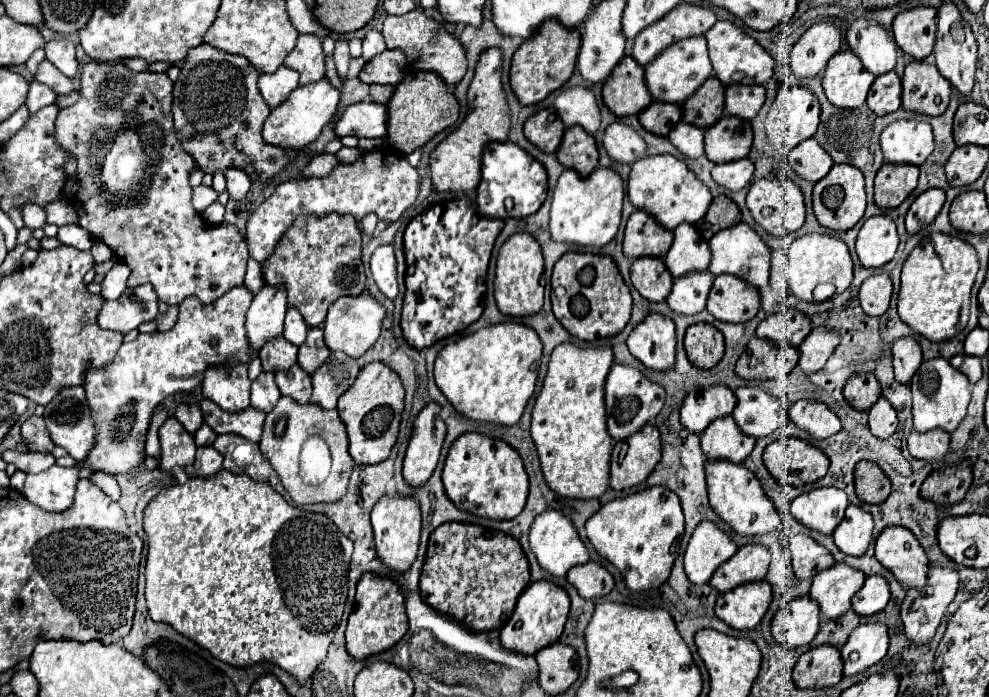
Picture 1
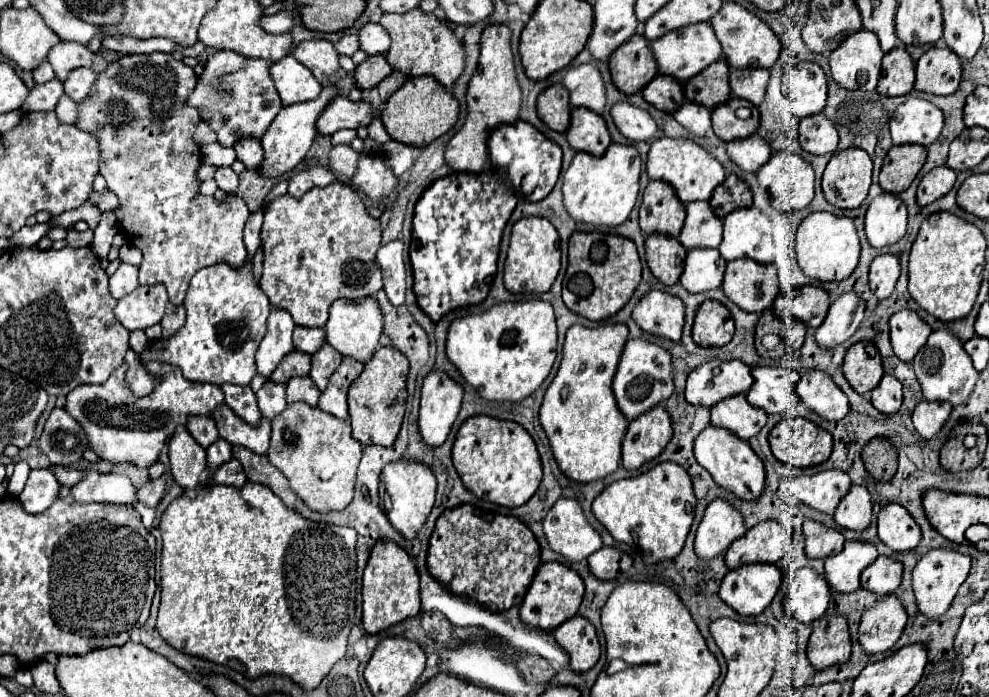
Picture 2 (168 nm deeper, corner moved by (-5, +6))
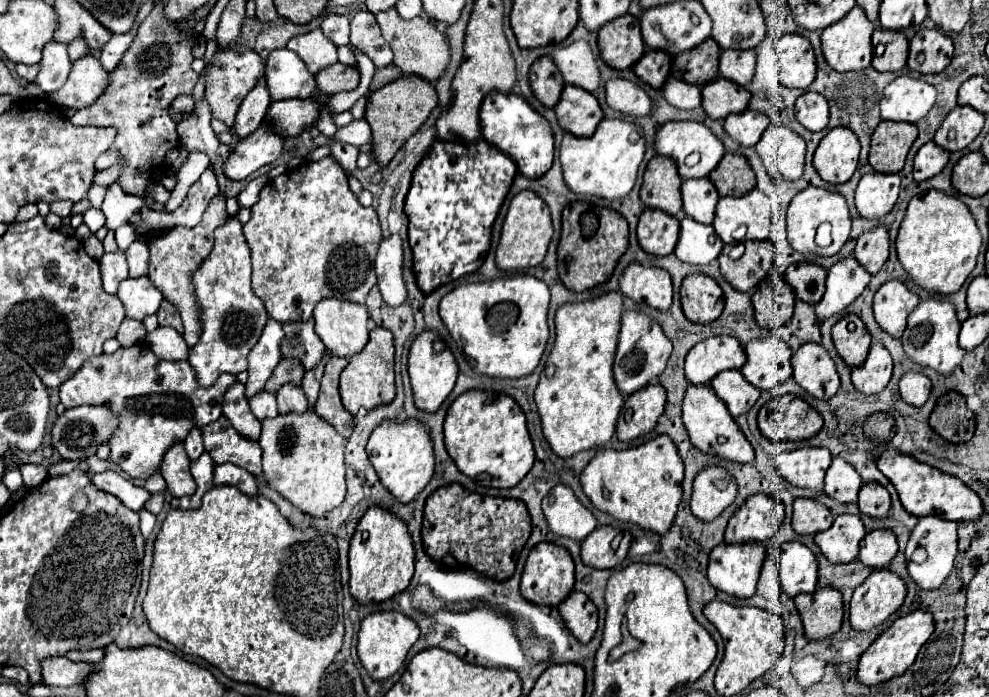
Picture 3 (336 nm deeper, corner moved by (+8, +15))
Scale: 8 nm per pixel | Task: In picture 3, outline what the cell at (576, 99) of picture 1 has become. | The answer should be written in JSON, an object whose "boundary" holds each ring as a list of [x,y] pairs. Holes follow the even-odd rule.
{"boundary":[[[574,41],[560,47],[552,55],[566,85],[576,85],[588,93],[594,93],[600,83],[600,73],[594,55],[586,41]]]}

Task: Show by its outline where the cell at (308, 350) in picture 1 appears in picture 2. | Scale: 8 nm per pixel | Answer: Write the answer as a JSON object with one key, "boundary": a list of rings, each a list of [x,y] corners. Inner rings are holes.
{"boundary":[[[327,342],[323,344],[323,348],[321,348],[317,354],[313,354],[311,380],[315,382],[315,386],[317,386],[321,392],[325,390],[325,386],[327,386],[327,382],[329,382],[333,370],[337,370],[337,366],[341,364],[341,358],[343,358],[343,356],[341,356],[335,348],[331,348]]]}

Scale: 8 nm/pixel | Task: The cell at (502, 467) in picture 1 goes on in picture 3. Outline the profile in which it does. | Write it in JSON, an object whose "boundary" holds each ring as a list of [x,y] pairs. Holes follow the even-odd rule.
{"boundary":[[[468,391],[450,405],[444,421],[444,445],[460,473],[484,479],[484,487],[514,487],[534,463],[534,447],[522,409],[510,397],[492,391]]]}

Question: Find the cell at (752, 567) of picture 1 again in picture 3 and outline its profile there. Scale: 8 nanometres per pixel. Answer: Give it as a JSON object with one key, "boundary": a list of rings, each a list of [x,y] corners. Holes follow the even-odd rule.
{"boundary":[[[752,495],[728,521],[724,543],[768,543],[784,521],[784,505],[772,495]]]}

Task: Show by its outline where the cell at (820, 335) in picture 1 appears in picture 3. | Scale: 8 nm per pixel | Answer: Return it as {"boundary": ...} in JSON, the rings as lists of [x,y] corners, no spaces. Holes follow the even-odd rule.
{"boundary":[[[854,257],[838,261],[828,271],[826,293],[822,301],[816,305],[816,319],[824,321],[844,311],[850,303],[854,303],[860,297],[868,281],[870,281],[868,273],[864,273],[864,269]]]}

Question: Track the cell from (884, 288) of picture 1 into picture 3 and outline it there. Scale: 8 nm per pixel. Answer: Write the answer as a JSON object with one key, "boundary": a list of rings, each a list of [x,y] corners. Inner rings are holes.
{"boundary":[[[876,227],[862,233],[862,237],[856,241],[854,257],[870,275],[876,275],[888,259],[888,229]]]}

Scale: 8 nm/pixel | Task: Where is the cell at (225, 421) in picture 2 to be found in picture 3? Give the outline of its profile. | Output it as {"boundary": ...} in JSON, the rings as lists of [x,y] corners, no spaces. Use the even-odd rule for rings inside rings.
{"boundary":[[[224,415],[202,427],[204,447],[214,463],[234,463],[252,475],[262,475],[262,449],[258,441],[242,437]]]}

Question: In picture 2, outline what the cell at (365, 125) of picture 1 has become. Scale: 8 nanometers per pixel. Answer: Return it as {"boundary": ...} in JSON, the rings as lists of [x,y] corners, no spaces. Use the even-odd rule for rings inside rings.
{"boundary":[[[335,96],[331,100],[331,104],[327,104],[327,108],[317,118],[317,132],[327,136],[341,128],[357,130],[359,126],[369,126],[369,122],[373,120],[375,114],[377,114],[377,110],[365,100],[351,102],[349,98]]]}

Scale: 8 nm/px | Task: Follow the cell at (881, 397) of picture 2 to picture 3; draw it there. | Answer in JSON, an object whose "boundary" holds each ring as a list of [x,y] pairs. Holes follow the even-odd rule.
{"boundary":[[[872,343],[864,365],[852,369],[852,383],[864,395],[884,391],[890,377],[892,377],[892,357],[880,343]]]}

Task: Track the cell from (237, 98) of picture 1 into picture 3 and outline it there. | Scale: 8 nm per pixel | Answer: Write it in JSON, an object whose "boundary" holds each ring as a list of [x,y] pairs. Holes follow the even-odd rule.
{"boundary":[[[240,43],[218,49],[214,53],[212,63],[206,69],[206,75],[204,75],[204,81],[206,81],[204,83],[204,97],[210,105],[212,117],[224,121],[230,127],[242,99],[258,85],[260,79],[264,79],[264,61],[260,59],[260,55],[254,49],[240,45]]]}

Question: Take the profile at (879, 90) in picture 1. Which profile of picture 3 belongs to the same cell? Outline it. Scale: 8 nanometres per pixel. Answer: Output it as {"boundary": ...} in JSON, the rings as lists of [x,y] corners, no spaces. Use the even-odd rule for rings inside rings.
{"boundary":[[[878,27],[872,35],[872,45],[882,43],[886,51],[880,57],[872,59],[872,67],[880,73],[896,73],[904,69],[908,57],[908,41],[902,31],[888,31]]]}

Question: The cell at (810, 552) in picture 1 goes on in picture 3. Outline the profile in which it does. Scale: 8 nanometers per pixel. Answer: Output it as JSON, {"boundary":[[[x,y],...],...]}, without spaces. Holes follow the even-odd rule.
{"boundary":[[[796,499],[794,501],[794,515],[792,515],[792,529],[798,535],[816,535],[826,531],[832,525],[832,513],[812,501],[812,499]]]}

